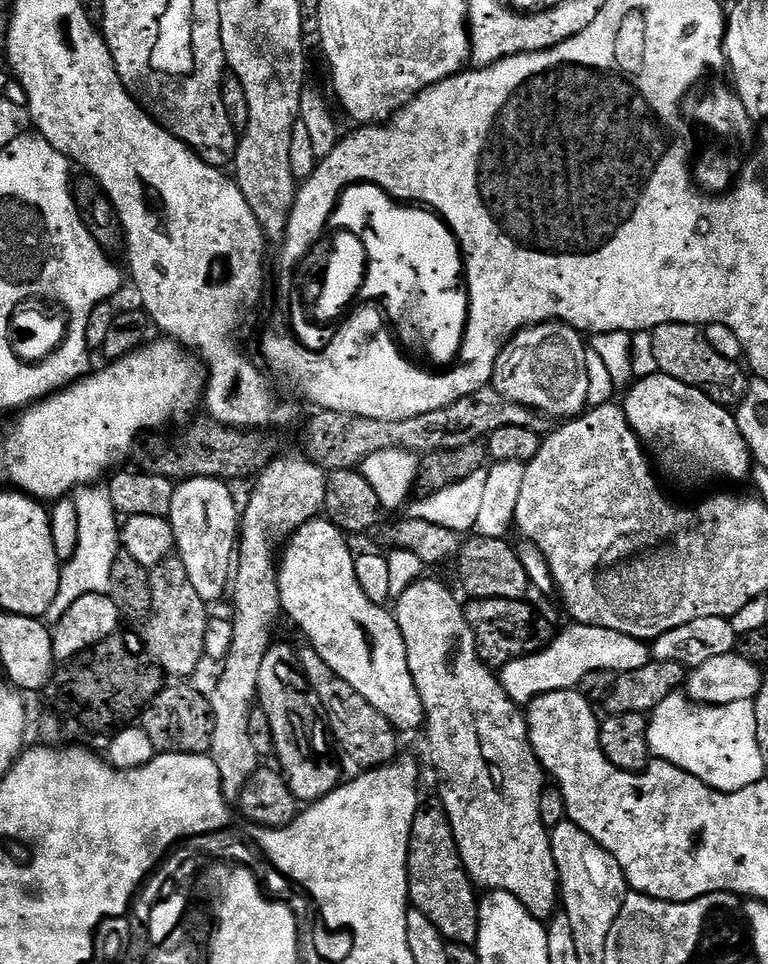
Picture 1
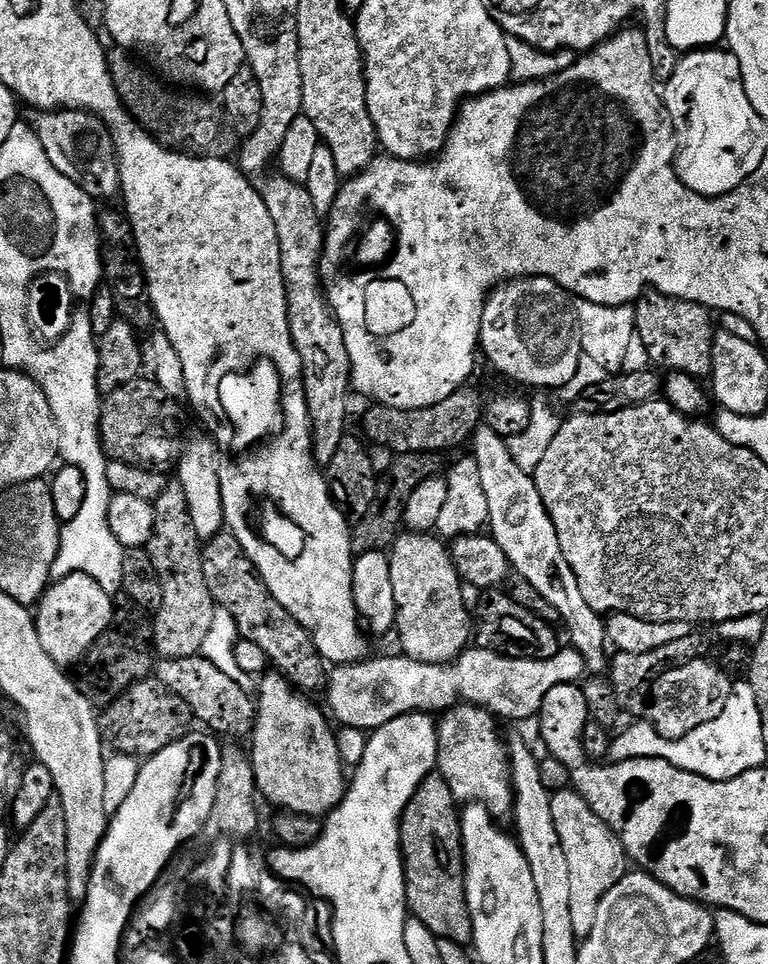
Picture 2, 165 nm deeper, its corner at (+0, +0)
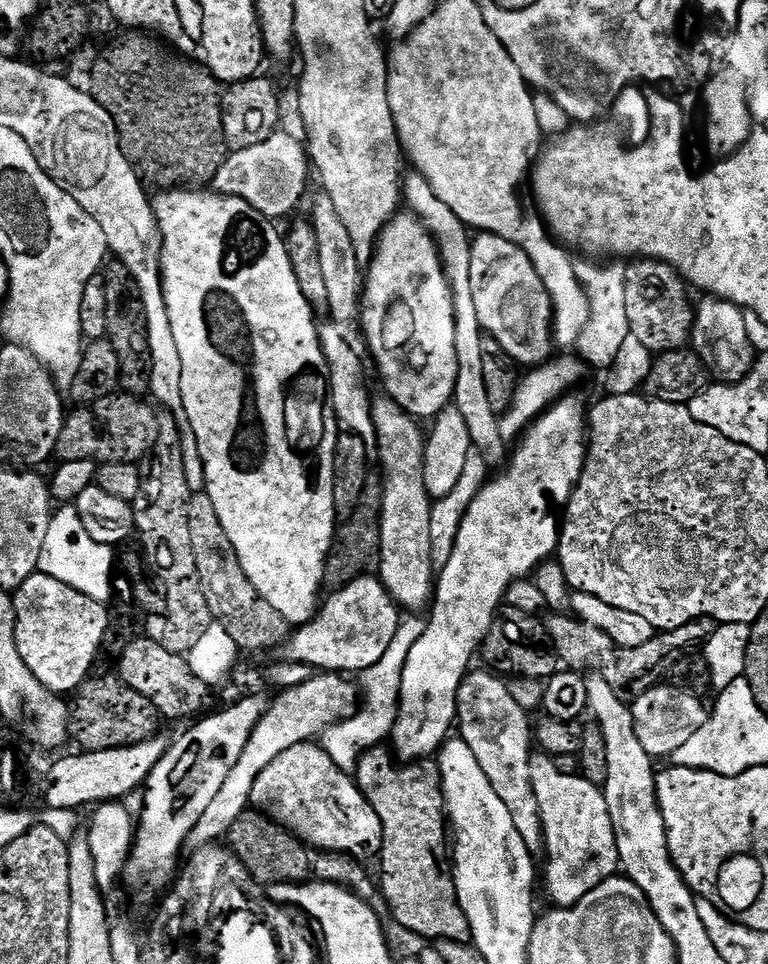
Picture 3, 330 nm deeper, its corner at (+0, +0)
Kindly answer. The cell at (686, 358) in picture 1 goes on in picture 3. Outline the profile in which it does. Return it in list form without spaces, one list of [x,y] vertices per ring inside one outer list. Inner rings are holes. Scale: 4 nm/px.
[[[636,258],[625,270],[626,319],[634,335],[652,354],[684,348],[692,339],[694,304],[688,301],[690,288],[680,273],[658,260]]]

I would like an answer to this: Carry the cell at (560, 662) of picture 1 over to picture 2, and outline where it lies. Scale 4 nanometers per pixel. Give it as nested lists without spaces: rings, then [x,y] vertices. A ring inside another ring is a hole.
[[[469,646],[460,653],[460,657],[447,664],[427,664],[426,662],[418,662],[412,660],[410,657],[403,654],[397,654],[397,656],[380,656],[375,658],[369,658],[367,660],[361,660],[359,664],[342,664],[331,669],[330,675],[326,680],[326,689],[328,688],[328,708],[327,711],[330,713],[331,719],[335,721],[337,725],[343,726],[345,729],[361,729],[361,730],[375,730],[386,726],[386,722],[394,722],[394,718],[402,718],[406,714],[411,712],[426,712],[429,714],[443,714],[448,711],[449,708],[455,708],[457,704],[474,704],[477,708],[485,708],[488,712],[492,713],[493,716],[499,718],[501,721],[512,719],[512,720],[528,720],[531,718],[539,717],[540,707],[542,702],[546,698],[546,694],[550,694],[550,690],[554,690],[554,686],[559,684],[574,684],[577,683],[581,678],[580,675],[585,675],[586,665],[582,654],[578,654],[575,648],[571,646],[561,647],[558,654],[554,654],[550,658],[545,660],[525,660],[523,658],[513,658],[511,656],[502,656],[498,652],[491,652],[485,648],[478,648],[475,646]]]

